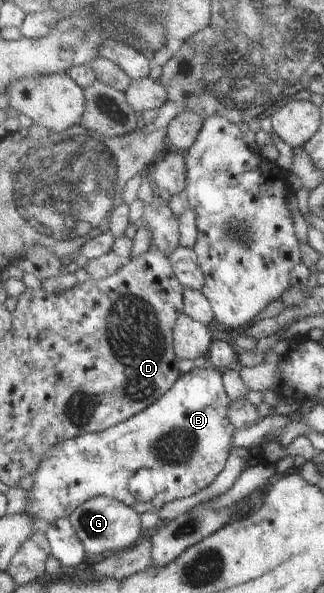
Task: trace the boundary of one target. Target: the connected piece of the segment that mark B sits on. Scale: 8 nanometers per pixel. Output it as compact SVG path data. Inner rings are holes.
M206 365L199 369L195 367L185 373L175 382L174 388L169 390L163 398L148 406L139 414L125 420L109 430L85 434L73 440L57 442L43 458L35 472L34 485L29 491L29 503L24 511L39 518L49 525L57 518L69 518L83 502L99 496L107 496L135 508L139 514L157 513L165 504L193 496L215 482L219 472L223 472L225 462L233 449L233 432L237 430L230 420L229 410L233 401L229 400L225 386L223 386L222 371ZM141 468L149 470L163 470L165 480L169 482L167 490L161 490L150 502L137 502L135 496L129 492L129 480Z

